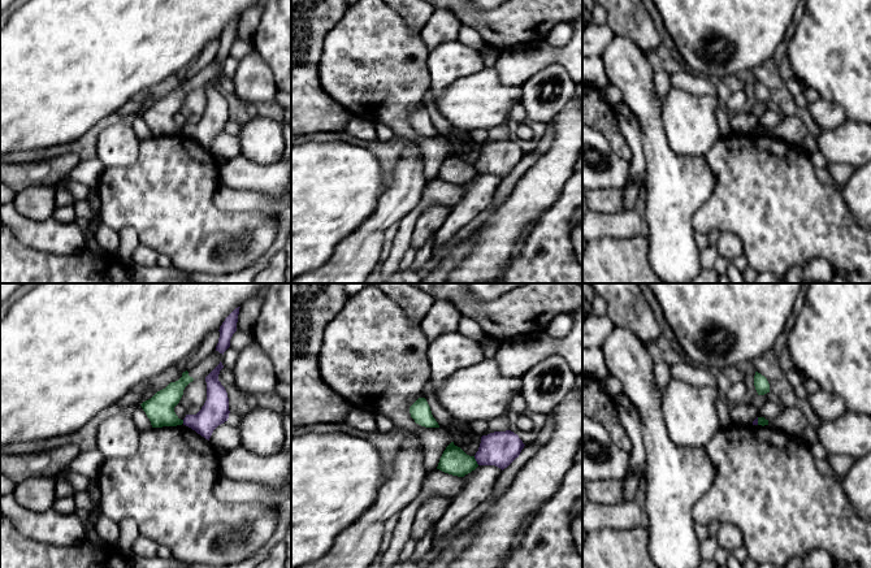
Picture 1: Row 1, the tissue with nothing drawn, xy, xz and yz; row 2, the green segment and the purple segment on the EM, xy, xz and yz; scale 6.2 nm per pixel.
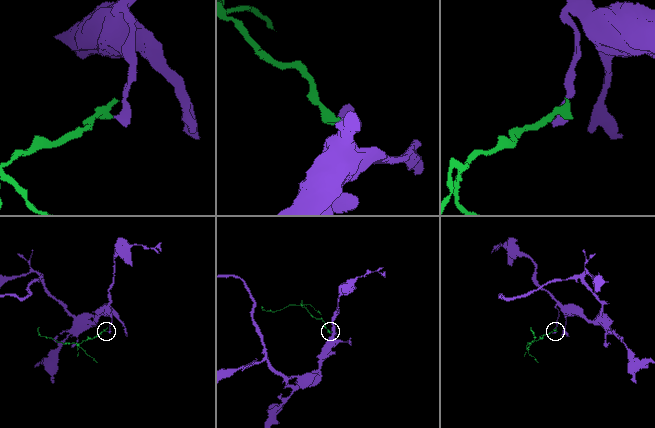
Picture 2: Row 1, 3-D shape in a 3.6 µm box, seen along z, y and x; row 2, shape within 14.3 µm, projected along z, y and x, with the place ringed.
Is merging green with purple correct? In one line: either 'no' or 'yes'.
no

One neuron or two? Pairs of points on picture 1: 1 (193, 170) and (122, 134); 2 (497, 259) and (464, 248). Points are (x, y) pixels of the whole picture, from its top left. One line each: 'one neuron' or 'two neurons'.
1: two neurons
2: two neurons

